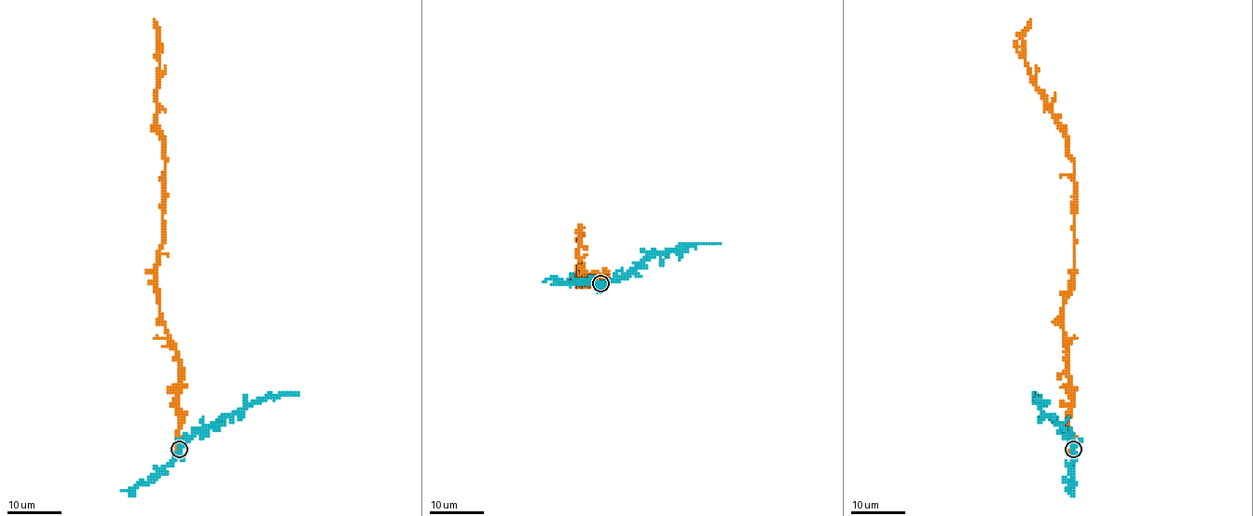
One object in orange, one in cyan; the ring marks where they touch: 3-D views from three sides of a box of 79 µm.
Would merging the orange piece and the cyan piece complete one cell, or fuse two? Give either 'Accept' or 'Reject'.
Reject

